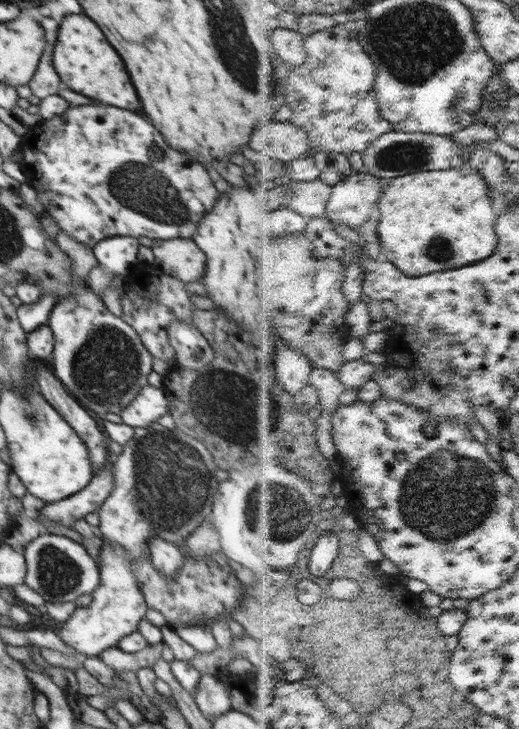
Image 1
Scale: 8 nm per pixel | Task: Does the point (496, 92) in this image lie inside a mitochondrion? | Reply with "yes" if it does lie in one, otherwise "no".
no

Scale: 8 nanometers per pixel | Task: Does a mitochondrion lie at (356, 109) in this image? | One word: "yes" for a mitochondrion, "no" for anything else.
no

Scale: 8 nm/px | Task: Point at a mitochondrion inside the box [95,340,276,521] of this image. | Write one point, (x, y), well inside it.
(199, 403)

